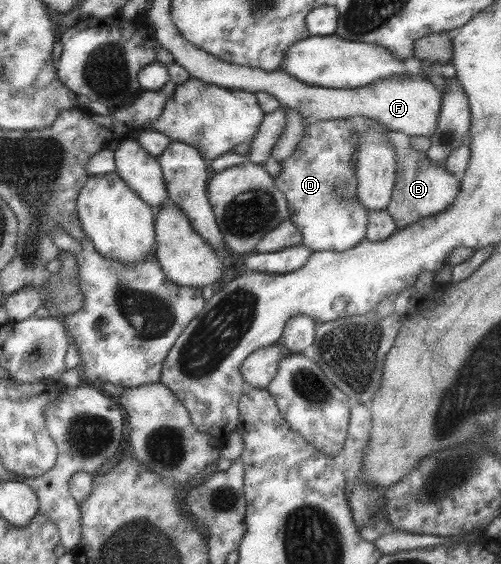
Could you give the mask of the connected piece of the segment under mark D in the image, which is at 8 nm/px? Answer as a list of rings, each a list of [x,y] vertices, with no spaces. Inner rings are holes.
[[[308,120],[293,154],[279,161],[281,171],[277,177],[273,177],[275,187],[286,199],[288,220],[299,230],[300,244],[312,252],[341,252],[355,247],[364,240],[367,211],[356,200],[356,177],[354,168],[350,165],[350,155],[354,151],[352,137],[352,123],[347,120]]]

